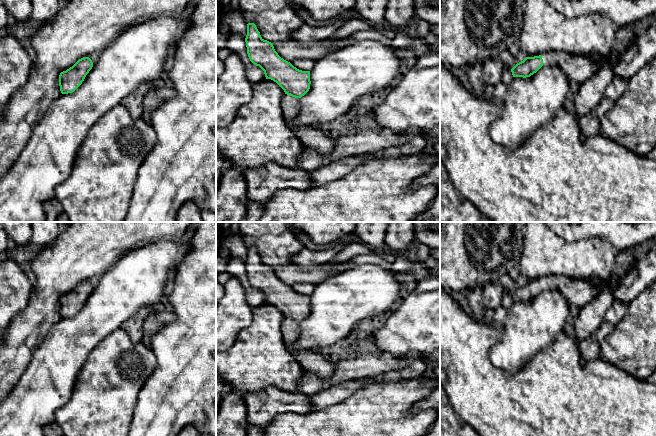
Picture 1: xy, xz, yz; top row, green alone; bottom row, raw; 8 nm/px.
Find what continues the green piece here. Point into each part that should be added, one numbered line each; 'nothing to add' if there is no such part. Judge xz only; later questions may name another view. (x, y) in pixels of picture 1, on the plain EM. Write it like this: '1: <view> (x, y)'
1: xz (310, 360)

